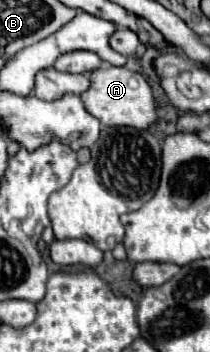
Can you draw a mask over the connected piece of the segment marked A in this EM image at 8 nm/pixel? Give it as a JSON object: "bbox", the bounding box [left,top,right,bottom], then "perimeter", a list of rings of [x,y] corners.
{"bbox":[81,67,157,129],"perimeter":[[[101,67],[91,73],[91,89],[81,95],[85,109],[97,117],[103,125],[109,127],[133,127],[133,129],[149,129],[157,123],[157,103],[153,97],[151,85],[137,71],[127,67]]]}

